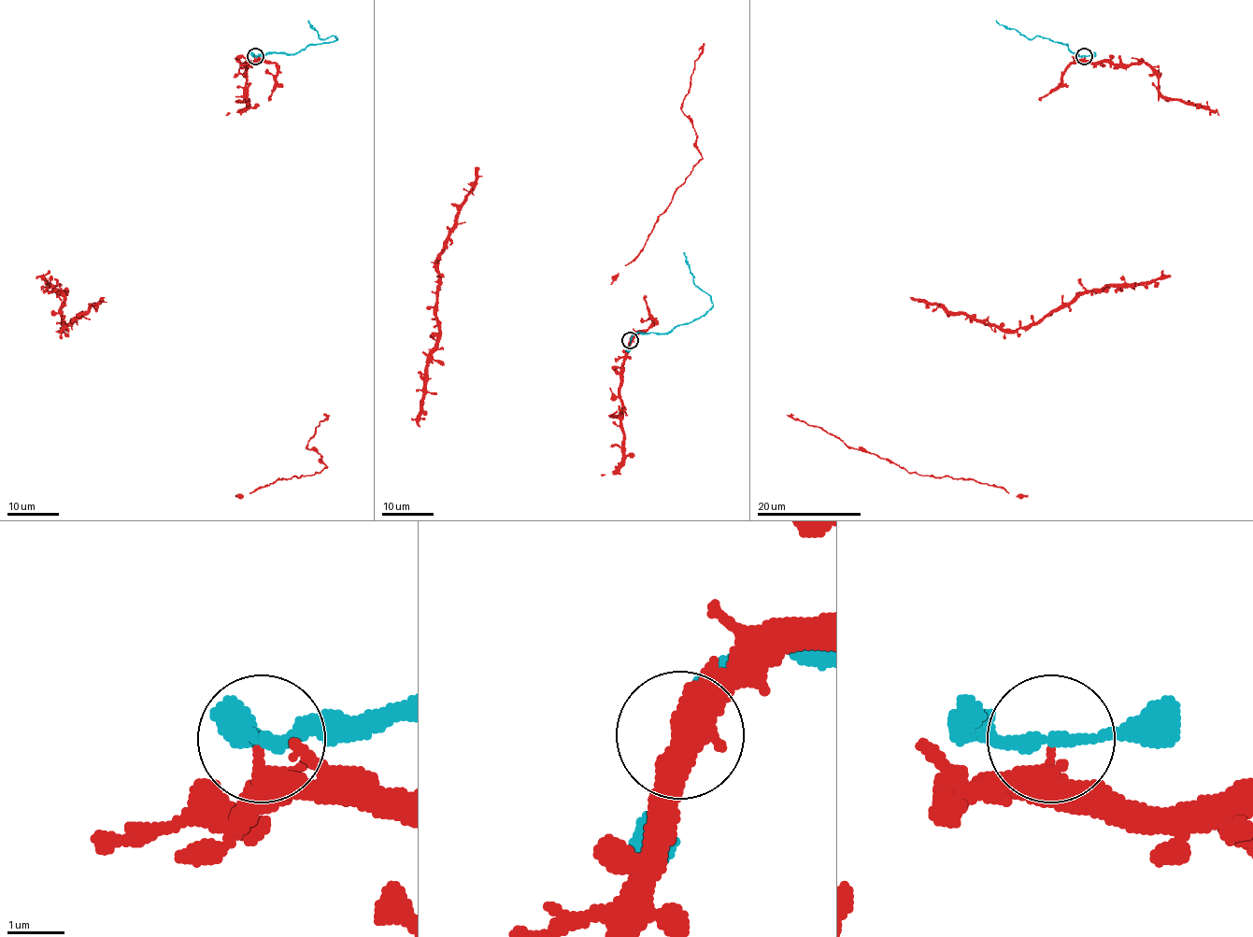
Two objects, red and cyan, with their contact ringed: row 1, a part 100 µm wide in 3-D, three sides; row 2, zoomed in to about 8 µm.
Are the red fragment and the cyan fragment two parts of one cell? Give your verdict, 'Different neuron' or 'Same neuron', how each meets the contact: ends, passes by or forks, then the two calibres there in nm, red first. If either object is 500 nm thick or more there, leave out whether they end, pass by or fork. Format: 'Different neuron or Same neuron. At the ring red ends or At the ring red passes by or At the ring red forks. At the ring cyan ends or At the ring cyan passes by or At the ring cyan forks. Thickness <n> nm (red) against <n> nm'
Different neuron. At the ring red forks. At the ring cyan passes by. Thickness 280 nm (red) against 200 nm

